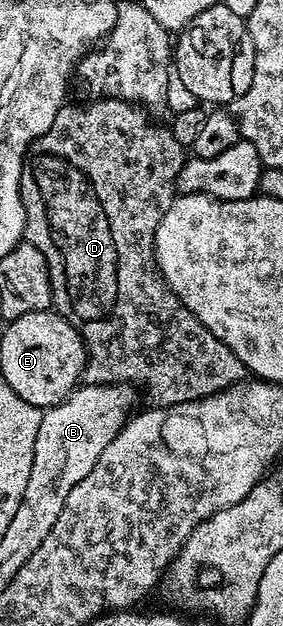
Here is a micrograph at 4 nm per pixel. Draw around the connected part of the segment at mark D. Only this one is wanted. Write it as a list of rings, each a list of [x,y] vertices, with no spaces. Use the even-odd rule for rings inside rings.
[[[94,98],[89,101],[91,104],[73,104],[67,102],[63,104],[62,109],[56,114],[56,122],[40,138],[36,138],[31,144],[28,160],[32,167],[29,169],[30,178],[34,178],[34,184],[38,188],[38,196],[44,206],[44,216],[48,226],[48,238],[50,244],[62,264],[62,272],[58,275],[64,282],[64,292],[70,302],[72,314],[82,320],[82,322],[72,322],[76,331],[78,331],[83,340],[86,341],[86,371],[84,373],[85,383],[88,384],[128,384],[139,386],[143,384],[146,392],[150,395],[149,403],[154,406],[165,406],[167,404],[183,404],[189,400],[198,400],[202,396],[211,396],[217,392],[223,392],[226,388],[231,388],[234,384],[240,384],[247,379],[248,373],[244,362],[232,354],[192,310],[188,310],[180,302],[180,298],[170,287],[166,280],[158,271],[158,263],[154,261],[154,235],[168,210],[174,205],[176,199],[176,185],[178,175],[188,159],[187,149],[176,140],[172,130],[165,124],[157,124],[154,120],[149,120],[147,109],[132,104],[128,100],[108,100],[105,98]]]

